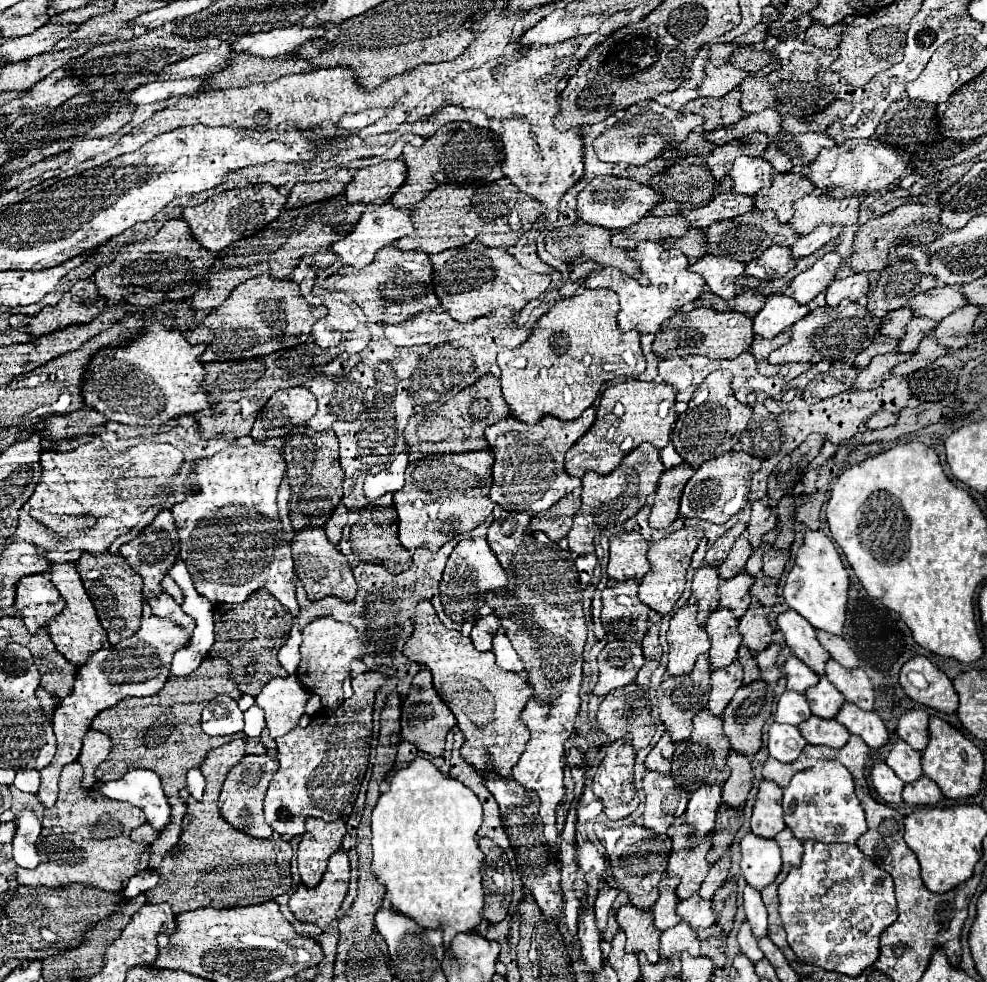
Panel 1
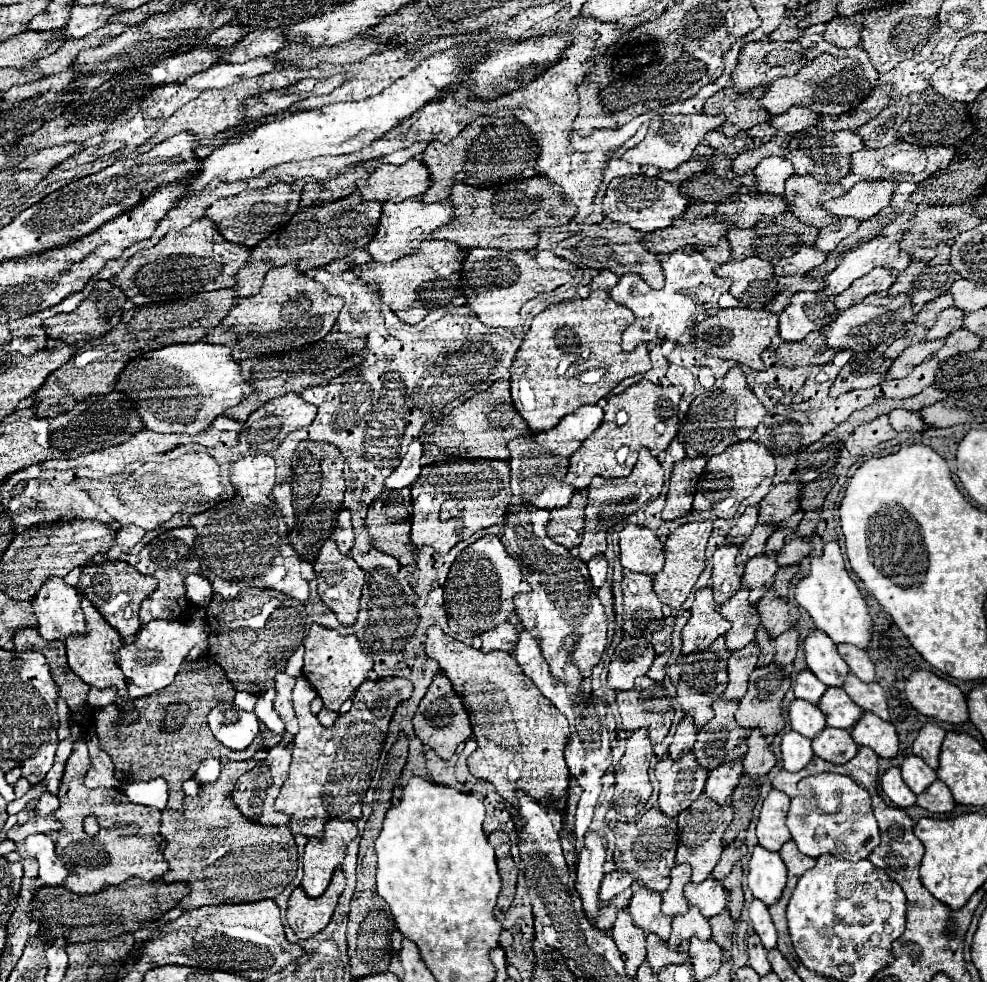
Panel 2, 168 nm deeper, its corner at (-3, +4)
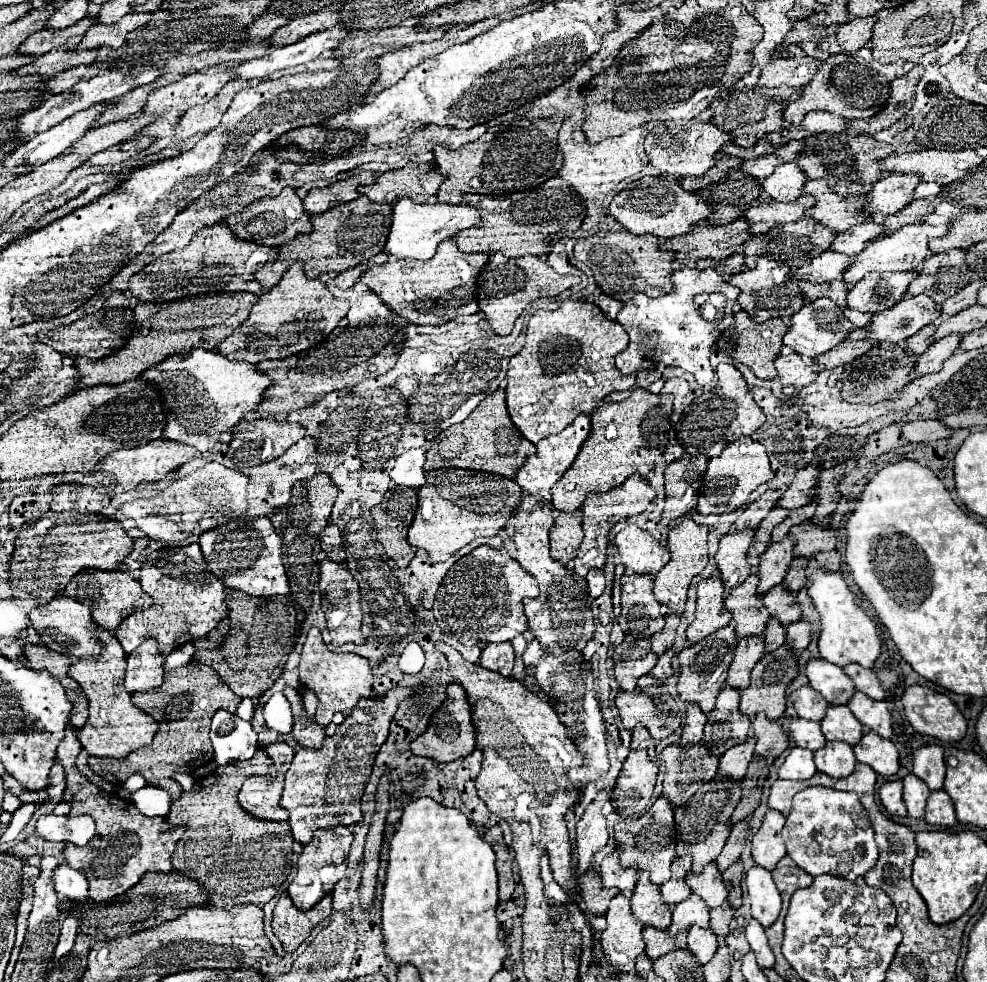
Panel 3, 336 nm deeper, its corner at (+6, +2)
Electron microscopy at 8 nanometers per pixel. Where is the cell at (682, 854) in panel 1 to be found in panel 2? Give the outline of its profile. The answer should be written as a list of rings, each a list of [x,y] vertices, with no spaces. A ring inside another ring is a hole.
[[[704,794],[698,796],[698,800],[686,808],[682,814],[676,816],[676,822],[678,822],[678,830],[682,832],[680,834],[680,844],[678,844],[678,852],[676,852],[676,862],[688,862],[692,866],[692,878],[690,882],[692,884],[700,884],[704,882],[710,872],[714,870],[714,866],[718,864],[720,860],[720,854],[722,854],[722,834],[724,830],[728,828],[728,824],[732,822],[732,816],[734,816],[734,810],[730,804],[722,804],[722,806],[716,806],[712,800],[708,800]]]

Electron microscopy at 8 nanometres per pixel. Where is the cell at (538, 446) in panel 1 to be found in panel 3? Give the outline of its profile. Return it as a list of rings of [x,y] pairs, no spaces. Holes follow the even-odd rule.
[[[581,414],[579,418],[575,418],[575,422],[571,422],[563,432],[559,434],[553,434],[545,440],[541,440],[537,444],[537,454],[529,456],[525,466],[521,470],[517,470],[517,476],[515,476],[515,482],[521,486],[523,492],[539,498],[539,500],[551,500],[551,488],[553,484],[567,472],[567,468],[571,468],[581,444],[587,440],[589,436],[589,416]]]

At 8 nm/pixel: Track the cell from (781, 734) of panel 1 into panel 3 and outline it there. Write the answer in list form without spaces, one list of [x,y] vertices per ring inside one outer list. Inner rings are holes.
[[[793,748],[791,754],[785,758],[783,766],[779,768],[779,778],[787,780],[809,780],[817,772],[813,762],[813,752],[803,748]]]

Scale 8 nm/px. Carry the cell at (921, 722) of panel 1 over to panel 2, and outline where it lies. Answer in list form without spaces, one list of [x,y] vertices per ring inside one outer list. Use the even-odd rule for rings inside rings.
[[[926,722],[926,724],[920,728],[920,732],[918,732],[918,736],[916,736],[914,744],[912,744],[912,752],[914,752],[916,756],[924,758],[924,762],[926,762],[930,768],[934,768],[934,770],[936,770],[936,766],[938,766],[938,750],[940,750],[940,744],[942,744],[942,740],[944,740],[944,734],[946,734],[946,732],[944,732],[938,724]]]

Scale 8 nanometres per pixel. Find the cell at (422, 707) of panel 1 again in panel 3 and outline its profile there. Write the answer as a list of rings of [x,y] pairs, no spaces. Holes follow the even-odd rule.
[[[451,684],[447,696],[447,702],[433,714],[427,732],[411,742],[413,754],[431,758],[435,762],[453,762],[457,758],[469,756],[475,750],[475,728],[471,722],[471,706],[465,690],[459,684]]]

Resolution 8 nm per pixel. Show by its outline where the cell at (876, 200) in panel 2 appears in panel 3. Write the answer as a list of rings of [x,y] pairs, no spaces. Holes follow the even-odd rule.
[[[889,174],[871,190],[871,202],[865,208],[871,208],[875,214],[891,214],[903,210],[909,202],[915,200],[915,188],[921,182],[917,174]]]

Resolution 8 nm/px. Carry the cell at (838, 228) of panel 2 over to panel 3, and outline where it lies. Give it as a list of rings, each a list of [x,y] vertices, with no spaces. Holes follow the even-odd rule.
[[[877,222],[857,224],[857,226],[849,228],[847,232],[837,234],[835,244],[831,244],[831,250],[847,254],[847,256],[855,256],[867,248],[867,242],[883,236],[883,232],[885,232],[885,226],[877,224]]]

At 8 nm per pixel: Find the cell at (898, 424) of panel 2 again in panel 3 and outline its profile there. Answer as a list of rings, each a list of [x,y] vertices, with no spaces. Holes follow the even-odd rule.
[[[917,420],[903,426],[903,436],[909,442],[933,442],[941,438],[951,438],[955,430],[947,428],[941,420]]]

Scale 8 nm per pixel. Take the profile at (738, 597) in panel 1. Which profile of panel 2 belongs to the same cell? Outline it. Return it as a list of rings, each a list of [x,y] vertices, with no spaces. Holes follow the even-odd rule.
[[[768,554],[768,556],[756,556],[752,560],[748,560],[744,574],[742,574],[742,586],[750,592],[748,602],[754,606],[766,590],[770,590],[772,582],[774,582],[774,572],[778,568],[776,564],[776,554]]]

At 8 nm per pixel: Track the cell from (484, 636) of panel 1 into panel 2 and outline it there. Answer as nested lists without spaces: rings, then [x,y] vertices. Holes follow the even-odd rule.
[[[502,622],[496,628],[482,632],[482,650],[490,652],[490,650],[504,650],[504,652],[512,652],[512,642],[516,642],[516,626],[512,622]]]

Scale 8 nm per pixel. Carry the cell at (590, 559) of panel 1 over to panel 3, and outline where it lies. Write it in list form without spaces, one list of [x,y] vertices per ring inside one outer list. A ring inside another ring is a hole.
[[[591,570],[585,580],[587,580],[587,584],[589,584],[589,594],[591,594],[593,598],[597,598],[597,596],[603,594],[603,590],[605,590],[603,570]]]

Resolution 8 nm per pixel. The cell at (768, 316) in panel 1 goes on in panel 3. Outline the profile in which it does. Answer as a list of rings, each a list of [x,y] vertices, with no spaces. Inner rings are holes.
[[[819,298],[811,304],[807,304],[805,308],[801,308],[799,314],[791,316],[791,328],[787,332],[787,338],[783,338],[783,342],[787,346],[791,346],[797,354],[815,358],[815,356],[825,354],[831,348],[839,346],[849,336],[849,332],[853,332],[853,330],[855,330],[855,326],[843,316],[843,310],[833,300]]]

